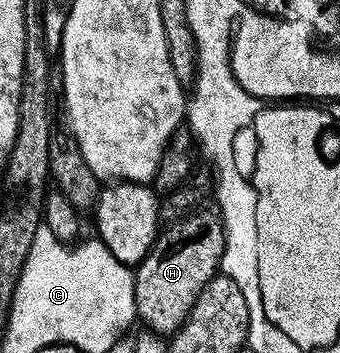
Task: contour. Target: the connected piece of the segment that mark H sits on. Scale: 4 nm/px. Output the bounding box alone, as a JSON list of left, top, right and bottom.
[134,210,227,337]

